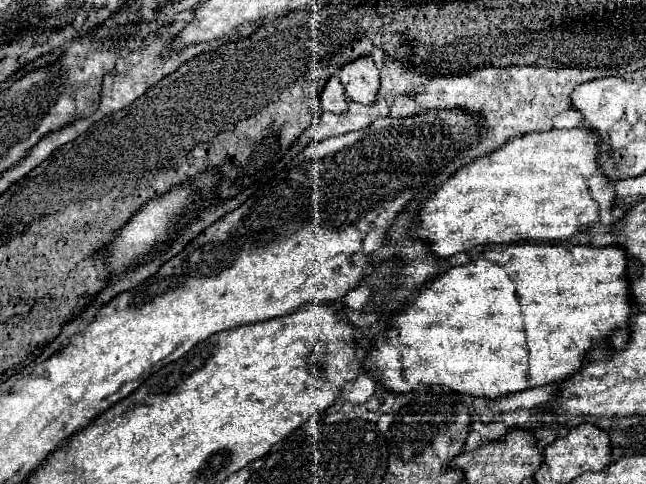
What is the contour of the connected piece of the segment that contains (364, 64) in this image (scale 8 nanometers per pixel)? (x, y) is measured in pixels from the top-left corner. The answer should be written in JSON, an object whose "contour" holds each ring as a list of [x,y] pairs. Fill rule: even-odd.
{"contour":[[[357,57],[337,69],[347,97],[359,103],[371,103],[379,89],[379,69],[371,57]]]}

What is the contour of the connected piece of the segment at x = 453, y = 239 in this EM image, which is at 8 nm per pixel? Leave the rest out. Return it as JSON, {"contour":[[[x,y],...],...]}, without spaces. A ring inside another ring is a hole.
{"contour":[[[575,127],[575,129],[551,129],[545,133],[529,133],[523,137],[515,137],[509,143],[505,143],[501,149],[497,149],[491,155],[485,155],[481,159],[477,159],[475,163],[461,167],[449,181],[445,181],[425,203],[425,207],[421,209],[421,217],[419,217],[419,229],[417,229],[417,237],[425,239],[431,243],[431,251],[439,257],[449,259],[451,255],[459,253],[459,251],[467,251],[471,245],[489,245],[489,243],[517,243],[517,241],[565,241],[569,237],[573,237],[575,233],[583,233],[589,225],[593,223],[603,223],[603,225],[613,225],[617,221],[617,217],[613,215],[613,209],[617,207],[617,193],[615,193],[615,185],[617,181],[611,177],[605,177],[605,173],[599,167],[599,149],[601,149],[601,137],[597,137],[597,133],[589,127]]]}

